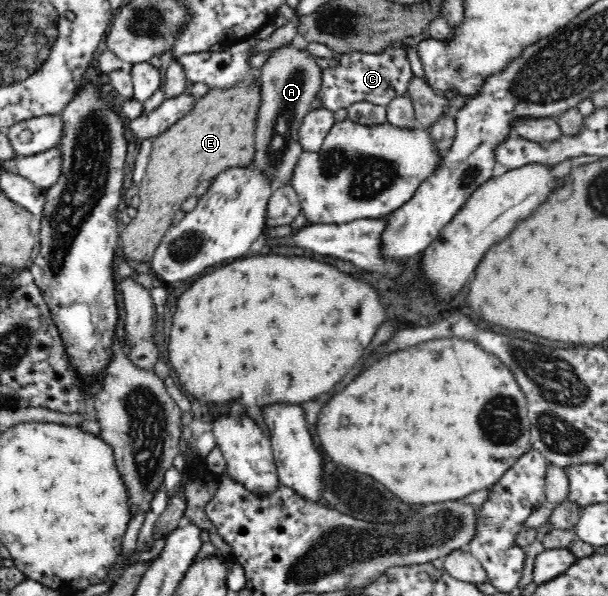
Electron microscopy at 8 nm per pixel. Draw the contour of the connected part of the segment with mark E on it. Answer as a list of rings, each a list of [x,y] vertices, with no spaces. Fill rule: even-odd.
[[[259,78],[241,81],[233,87],[210,88],[205,95],[197,98],[195,105],[192,105],[189,113],[185,113],[183,119],[179,119],[173,127],[169,127],[153,141],[153,149],[150,150],[148,166],[138,193],[141,200],[137,215],[129,224],[121,227],[120,254],[125,259],[138,263],[152,261],[155,248],[161,243],[165,231],[171,226],[173,215],[179,211],[185,199],[194,196],[195,187],[203,179],[213,179],[217,173],[229,167],[245,167],[253,164],[257,131],[255,123],[257,123],[256,117],[261,101],[260,91]]]

